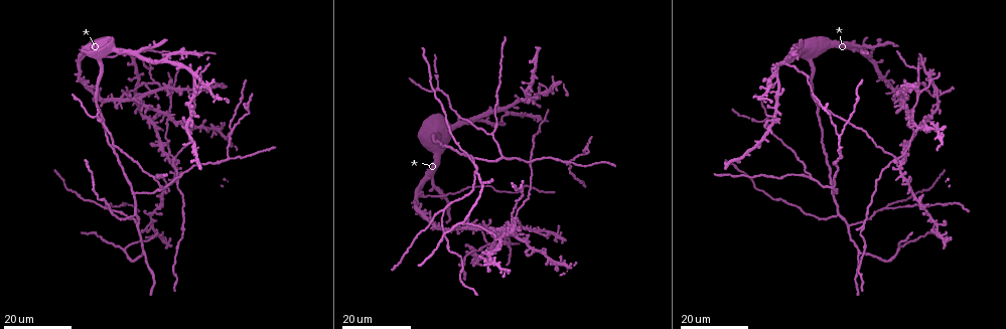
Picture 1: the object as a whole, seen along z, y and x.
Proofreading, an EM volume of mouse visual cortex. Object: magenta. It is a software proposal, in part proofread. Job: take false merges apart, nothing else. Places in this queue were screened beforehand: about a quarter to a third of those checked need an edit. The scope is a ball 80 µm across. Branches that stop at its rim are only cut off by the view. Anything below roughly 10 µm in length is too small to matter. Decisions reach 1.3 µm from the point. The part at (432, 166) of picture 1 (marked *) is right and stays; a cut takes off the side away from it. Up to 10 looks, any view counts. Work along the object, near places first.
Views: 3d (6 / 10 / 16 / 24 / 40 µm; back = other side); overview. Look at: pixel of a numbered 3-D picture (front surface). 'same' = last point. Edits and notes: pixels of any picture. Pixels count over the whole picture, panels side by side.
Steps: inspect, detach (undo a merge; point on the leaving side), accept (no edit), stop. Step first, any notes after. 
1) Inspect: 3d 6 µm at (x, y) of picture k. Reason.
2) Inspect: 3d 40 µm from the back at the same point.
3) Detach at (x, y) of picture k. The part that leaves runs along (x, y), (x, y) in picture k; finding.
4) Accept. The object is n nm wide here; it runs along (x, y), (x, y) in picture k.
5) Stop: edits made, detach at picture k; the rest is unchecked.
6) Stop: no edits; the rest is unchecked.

Inspect: 3d 24 µm at (810, 176) of picture 1. Three arms meet.

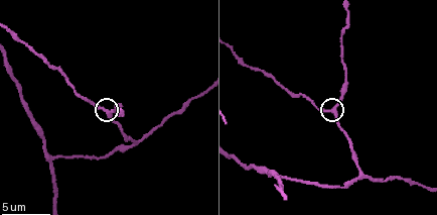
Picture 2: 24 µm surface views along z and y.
Inspect: 3d 10 µm at (104, 110) of picture 2.

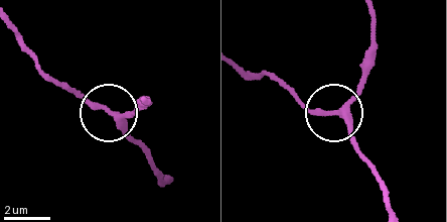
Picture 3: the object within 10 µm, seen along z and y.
Accept. The object is 250 nm wide here; it runs along (390, 205), (384, 182), (339, 112), (368, 69) in picture 3; all the same neuron.

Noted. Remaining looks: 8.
Inspect: 3d 16 µm at (902, 153) of picture 1. Branch point.

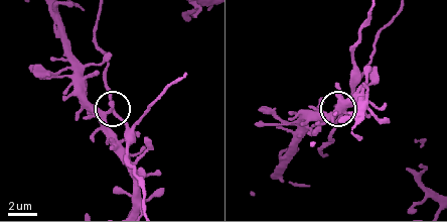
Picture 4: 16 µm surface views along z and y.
Inspect: 3d 6 µm at (111, 109) of picture 4.

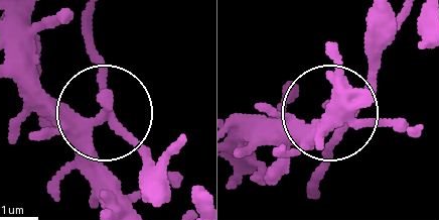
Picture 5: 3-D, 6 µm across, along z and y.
Inspect: 3d 6 µm from the back at (108, 112) of picture 5.

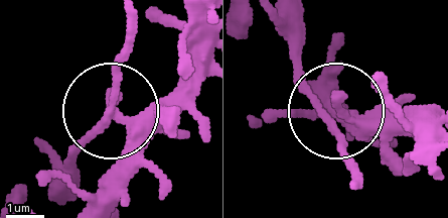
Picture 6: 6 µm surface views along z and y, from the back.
Accept. Continuous, no second neuron.

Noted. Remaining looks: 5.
Inspect: 3d 16 µm at (888, 207) of picture 1. Two arms in line, one across.

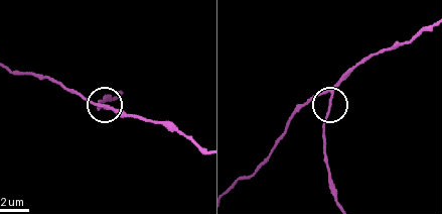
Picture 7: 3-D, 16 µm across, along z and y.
Inspect: 3d 10 µm at (331, 95) of picture 7. Zoom in.

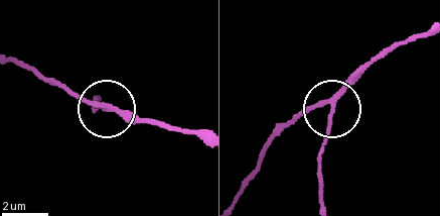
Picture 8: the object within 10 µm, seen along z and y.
Accept. The side arm is 29 µm long; it runs along (199, 140), (84, 102), (51, 79) in picture 8; one neuron here.

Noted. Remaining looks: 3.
Inspect: 3d 16 µm at (898, 250) of picture 1. Three arms meet.

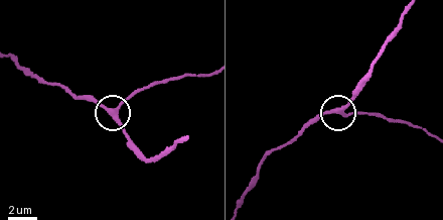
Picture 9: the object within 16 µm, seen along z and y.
Inspect: 3d 6 µm at (337, 110) of picture 9.

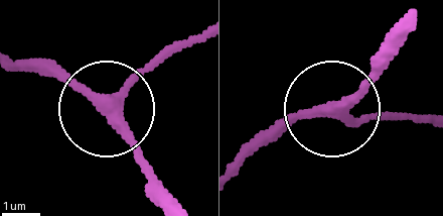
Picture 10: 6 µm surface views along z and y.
Accept. The object is 280 nm wide here; continuous, no second neuron.

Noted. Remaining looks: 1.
Inspect: 3d 16 µm at (136, 142) of picture 2. Arms part here.

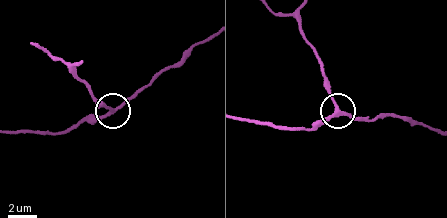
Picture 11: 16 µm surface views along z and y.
Accept. The object is 220 nm wide here; it runs along (18, 131), (61, 134), (111, 110), (99, 106) in picture 11; all the same neuron.

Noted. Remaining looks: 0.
Stop: no edits; the rest is unchecked.

